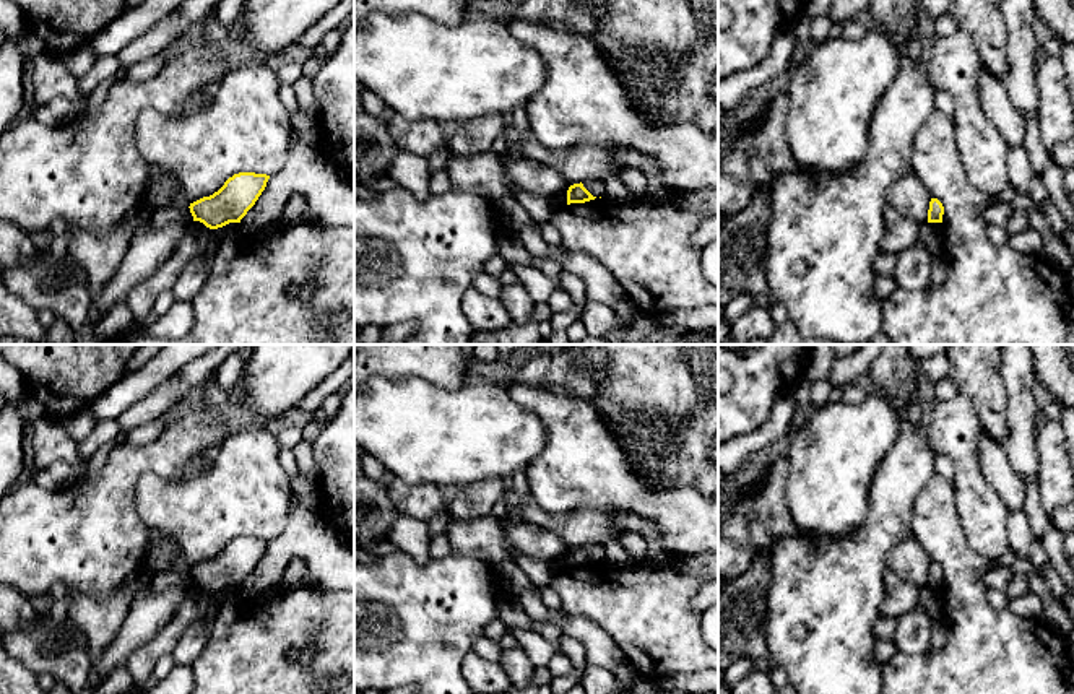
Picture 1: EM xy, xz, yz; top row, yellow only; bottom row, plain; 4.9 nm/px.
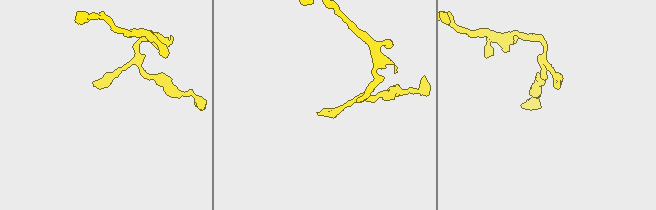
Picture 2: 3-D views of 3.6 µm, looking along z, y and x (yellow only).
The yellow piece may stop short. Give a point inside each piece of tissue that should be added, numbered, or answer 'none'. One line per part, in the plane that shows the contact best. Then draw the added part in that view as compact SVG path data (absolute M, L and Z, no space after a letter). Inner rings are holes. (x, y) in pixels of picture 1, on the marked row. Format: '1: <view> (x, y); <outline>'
none

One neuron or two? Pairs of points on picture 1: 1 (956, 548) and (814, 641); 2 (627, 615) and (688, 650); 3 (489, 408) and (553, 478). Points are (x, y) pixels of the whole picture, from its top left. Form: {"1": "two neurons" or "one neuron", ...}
{"1": "two neurons", "2": "one neuron", "3": "two neurons"}

